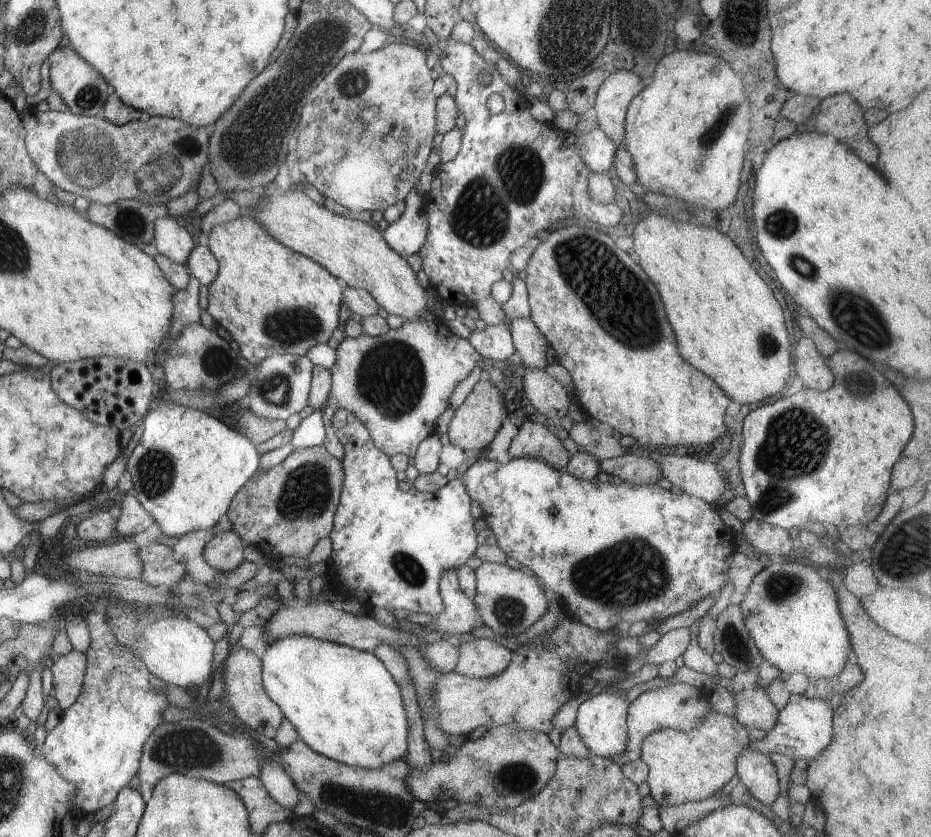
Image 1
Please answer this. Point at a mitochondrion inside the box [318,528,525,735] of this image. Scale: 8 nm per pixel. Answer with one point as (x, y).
(405, 566)

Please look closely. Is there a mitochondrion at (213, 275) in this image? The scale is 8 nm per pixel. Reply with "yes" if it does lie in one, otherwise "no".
no

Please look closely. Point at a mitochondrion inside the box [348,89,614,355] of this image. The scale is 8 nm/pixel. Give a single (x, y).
(479, 217)

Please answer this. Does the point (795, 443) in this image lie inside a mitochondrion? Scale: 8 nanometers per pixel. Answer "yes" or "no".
yes

